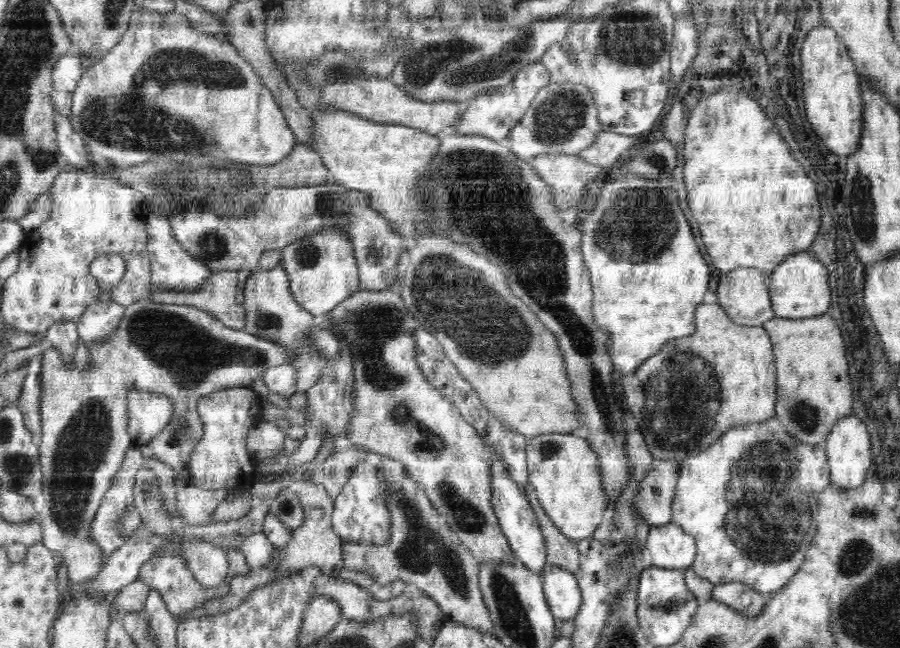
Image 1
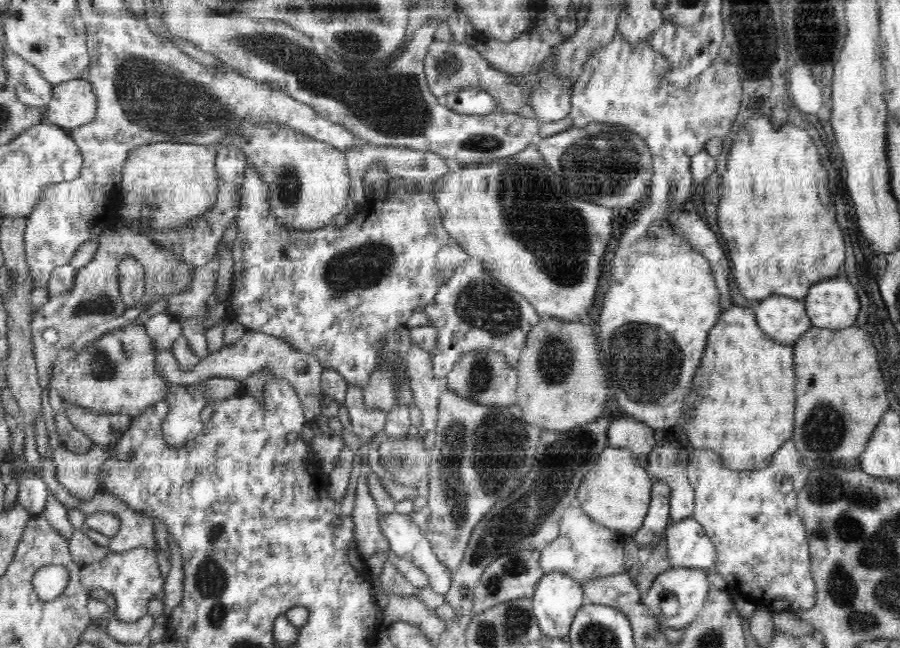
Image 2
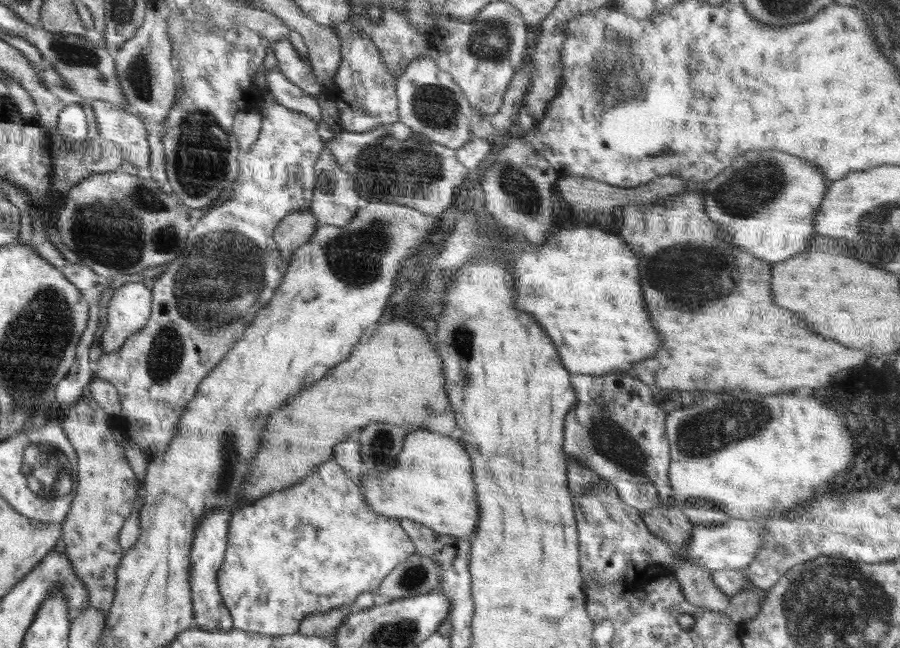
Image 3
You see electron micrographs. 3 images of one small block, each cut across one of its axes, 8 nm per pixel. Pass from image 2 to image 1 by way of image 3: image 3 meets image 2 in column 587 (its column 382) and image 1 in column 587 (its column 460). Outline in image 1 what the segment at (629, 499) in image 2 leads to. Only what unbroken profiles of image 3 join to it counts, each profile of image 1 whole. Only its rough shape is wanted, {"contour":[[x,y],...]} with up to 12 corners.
{"contour":[[569,434],[527,438],[529,486],[573,541],[610,501],[600,460]]}

